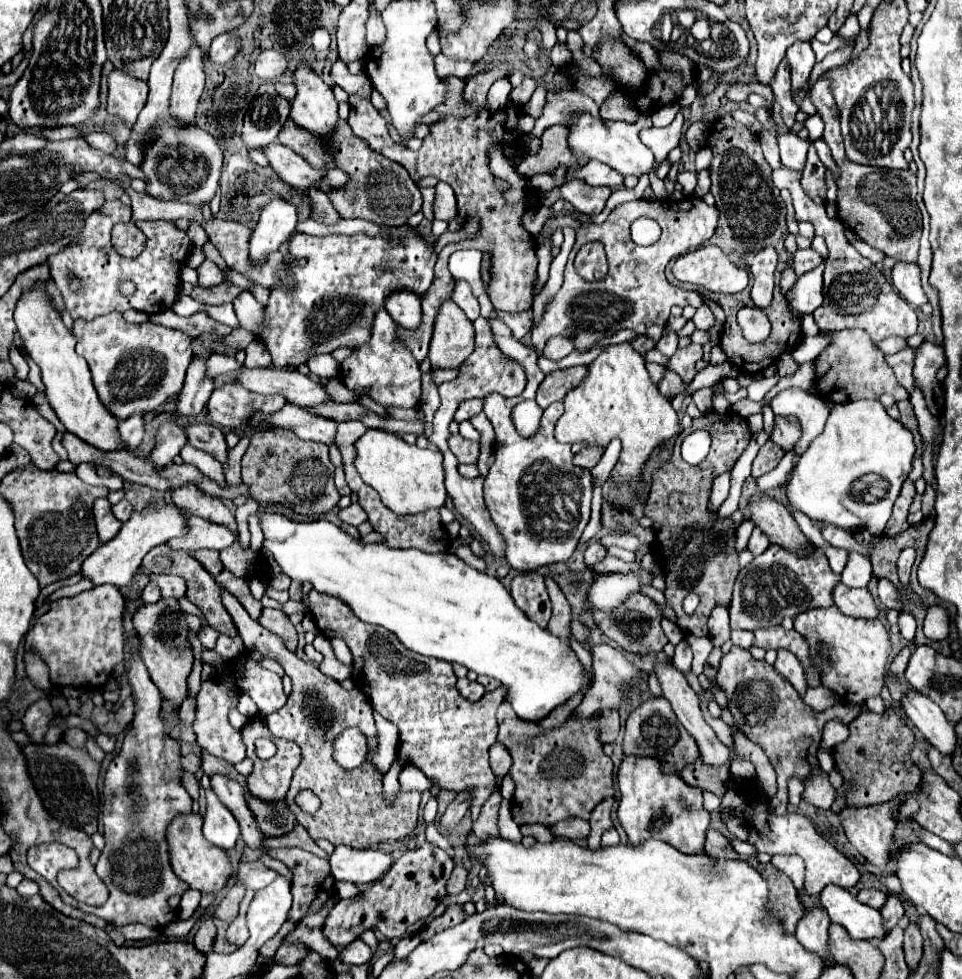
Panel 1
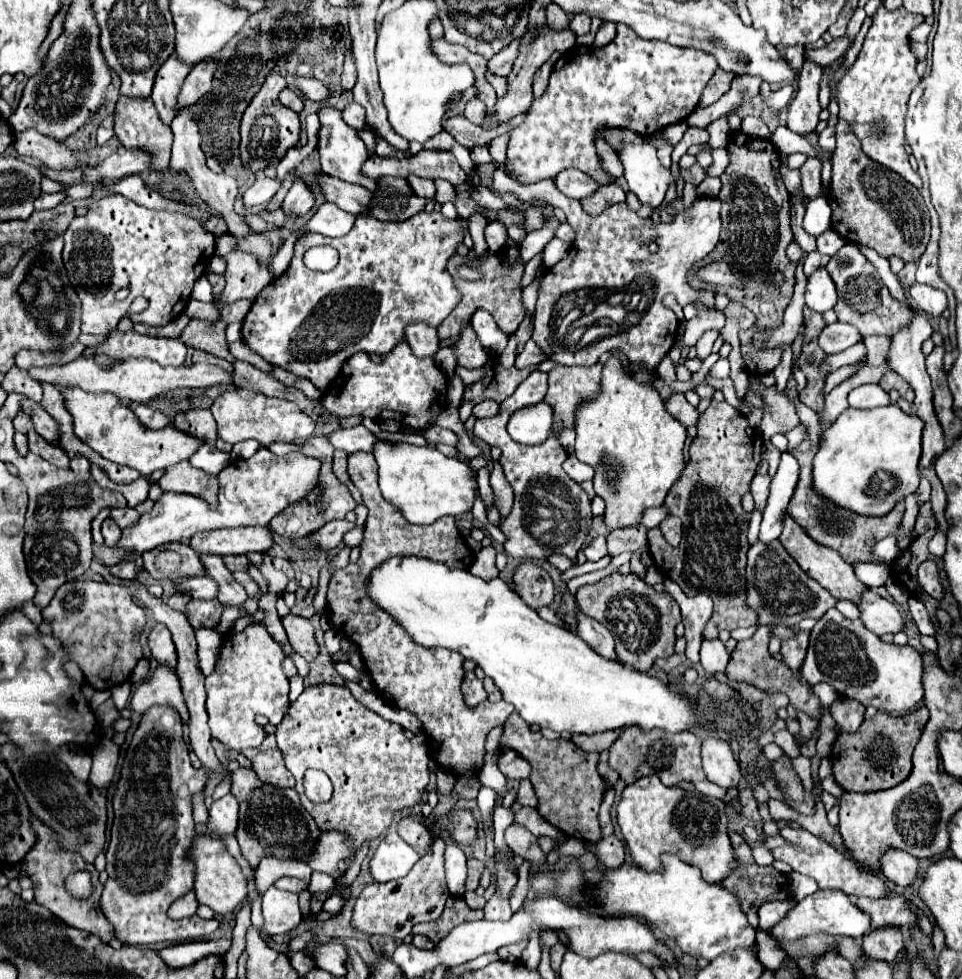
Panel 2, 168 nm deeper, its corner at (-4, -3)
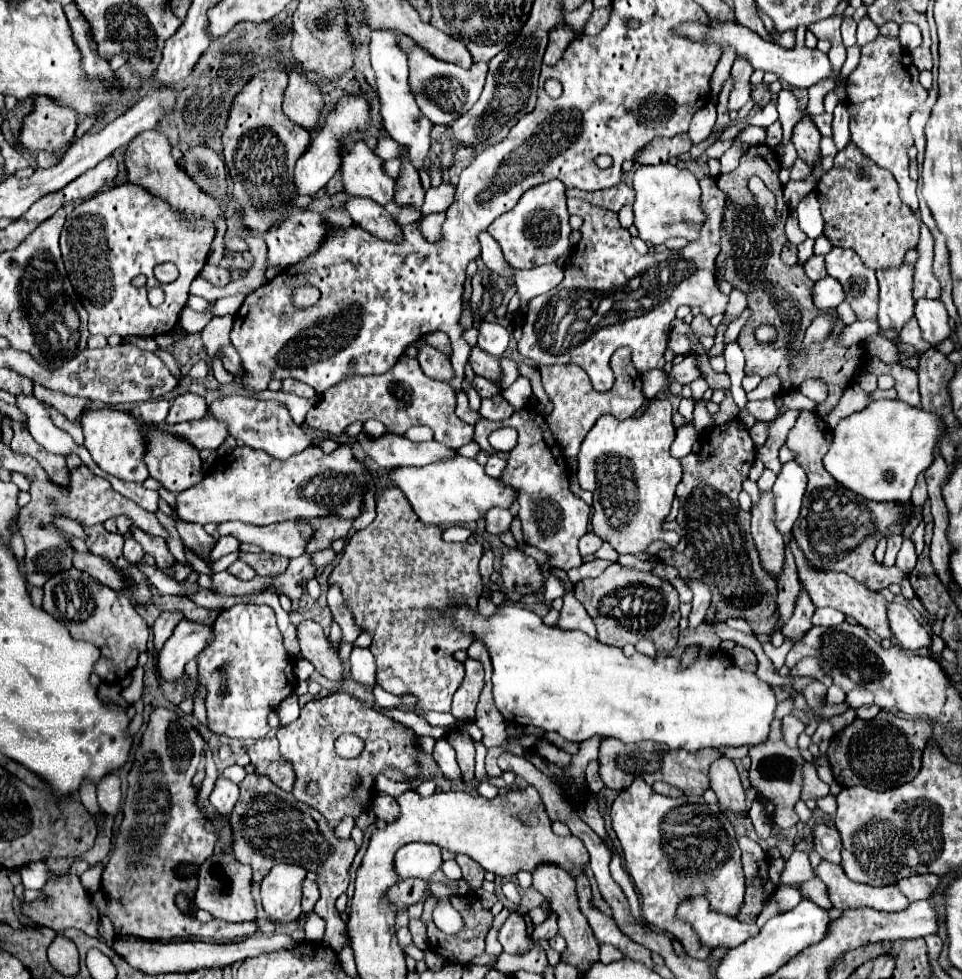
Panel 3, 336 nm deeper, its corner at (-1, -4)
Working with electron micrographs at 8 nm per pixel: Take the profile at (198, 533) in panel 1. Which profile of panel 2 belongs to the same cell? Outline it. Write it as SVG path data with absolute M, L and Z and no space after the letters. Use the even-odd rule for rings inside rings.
M245 526L245 528L219 528L197 532L189 544L195 552L203 554L245 554L267 552L273 546L273 530L269 526Z

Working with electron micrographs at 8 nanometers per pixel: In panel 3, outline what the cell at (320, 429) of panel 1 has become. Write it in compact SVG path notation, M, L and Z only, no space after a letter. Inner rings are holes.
M364 431L356 437L362 451L382 469L392 469L400 465L428 465L444 457L454 457L456 451L440 445L438 441L412 443L402 435L386 433L382 437L368 437Z

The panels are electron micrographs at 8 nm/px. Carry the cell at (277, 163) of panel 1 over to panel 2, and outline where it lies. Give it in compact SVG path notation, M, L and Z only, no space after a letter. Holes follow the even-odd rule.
M321 176L319 184L323 188L323 194L329 202L337 204L341 210L349 214L367 214L371 208L373 194L367 192L367 188L361 188L359 184L347 184L333 176Z

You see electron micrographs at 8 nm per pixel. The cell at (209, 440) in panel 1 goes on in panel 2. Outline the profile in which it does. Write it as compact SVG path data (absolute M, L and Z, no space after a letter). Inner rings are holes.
M191 408L185 412L177 412L173 424L175 424L175 428L179 428L187 434L193 434L205 442L217 440L215 418L211 416L211 410L207 410L207 408Z

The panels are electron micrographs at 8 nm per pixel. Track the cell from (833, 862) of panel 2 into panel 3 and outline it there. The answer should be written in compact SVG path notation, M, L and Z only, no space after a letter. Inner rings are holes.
M822 859L818 867L814 867L814 875L826 883L828 897L836 909L872 907L878 911L900 911L910 903L896 889L896 885L870 887L848 881L844 869L838 863L830 863L826 859Z

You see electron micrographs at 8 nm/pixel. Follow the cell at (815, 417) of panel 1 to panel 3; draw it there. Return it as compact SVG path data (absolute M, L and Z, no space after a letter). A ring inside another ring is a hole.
M796 461L782 465L776 483L772 487L774 495L774 525L782 535L788 535L802 505L806 489L806 473Z

